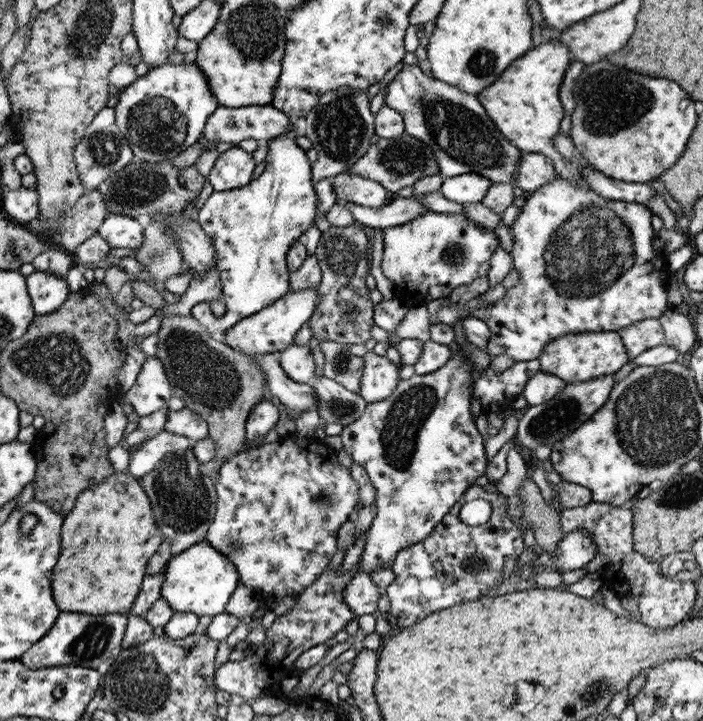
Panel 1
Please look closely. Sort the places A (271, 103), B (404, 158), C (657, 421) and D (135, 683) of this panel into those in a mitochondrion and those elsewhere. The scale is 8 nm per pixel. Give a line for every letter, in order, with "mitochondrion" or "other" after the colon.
A: other
B: mitochondrion
C: mitochondrion
D: mitochondrion

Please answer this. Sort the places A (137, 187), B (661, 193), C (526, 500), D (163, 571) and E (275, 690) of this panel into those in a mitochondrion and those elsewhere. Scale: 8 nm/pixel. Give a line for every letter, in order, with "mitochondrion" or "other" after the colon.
A: mitochondrion
B: other
C: other
D: other
E: other

